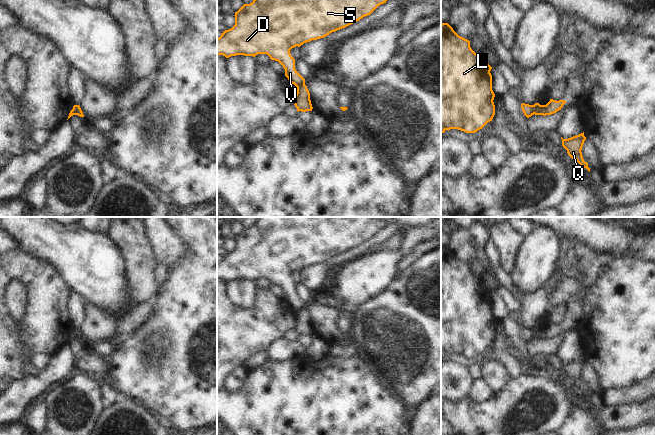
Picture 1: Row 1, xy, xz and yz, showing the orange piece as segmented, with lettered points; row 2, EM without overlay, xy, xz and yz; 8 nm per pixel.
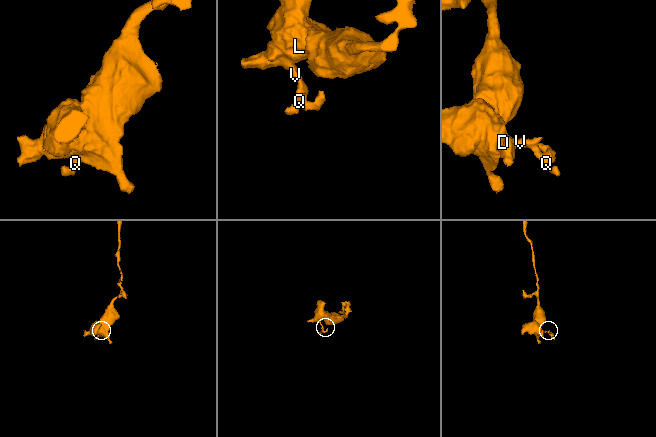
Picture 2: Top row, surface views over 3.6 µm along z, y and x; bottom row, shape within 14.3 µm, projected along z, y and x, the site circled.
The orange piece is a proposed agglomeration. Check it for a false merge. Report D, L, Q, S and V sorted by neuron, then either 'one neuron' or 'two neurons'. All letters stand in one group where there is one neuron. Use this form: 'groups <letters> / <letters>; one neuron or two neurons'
groups D L S V / Q; two neurons

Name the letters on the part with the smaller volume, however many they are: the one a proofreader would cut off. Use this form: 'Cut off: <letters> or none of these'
Cut off: Q

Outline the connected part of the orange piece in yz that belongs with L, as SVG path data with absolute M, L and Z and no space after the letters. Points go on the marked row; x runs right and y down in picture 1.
M448 23L441 24L441 134L450 129L475 133L492 121L495 94L492 90L491 69L485 58L471 49L469 40L459 36Z

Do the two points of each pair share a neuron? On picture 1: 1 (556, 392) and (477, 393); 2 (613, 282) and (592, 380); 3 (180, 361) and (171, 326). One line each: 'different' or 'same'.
1: different
2: different
3: same

